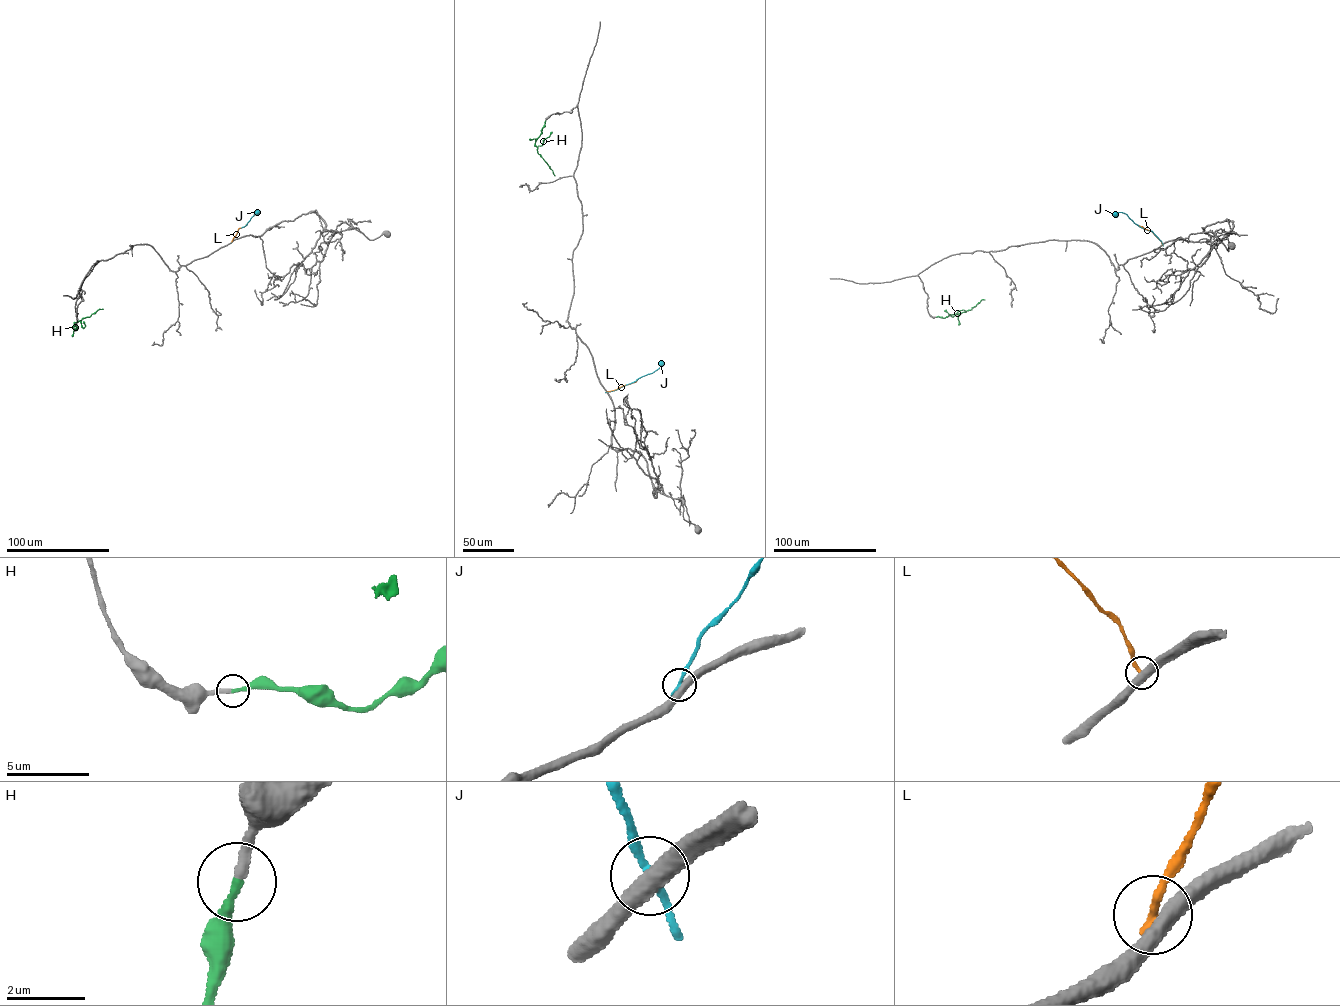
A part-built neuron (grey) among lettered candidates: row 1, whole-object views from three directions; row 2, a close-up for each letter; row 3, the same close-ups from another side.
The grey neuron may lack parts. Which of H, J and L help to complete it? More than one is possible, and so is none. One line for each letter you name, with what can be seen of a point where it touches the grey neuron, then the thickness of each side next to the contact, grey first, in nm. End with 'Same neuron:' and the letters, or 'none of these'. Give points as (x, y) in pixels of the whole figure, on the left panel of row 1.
H: contact (75, 329); calibres 280 and 240 nm
Same neuron: H

